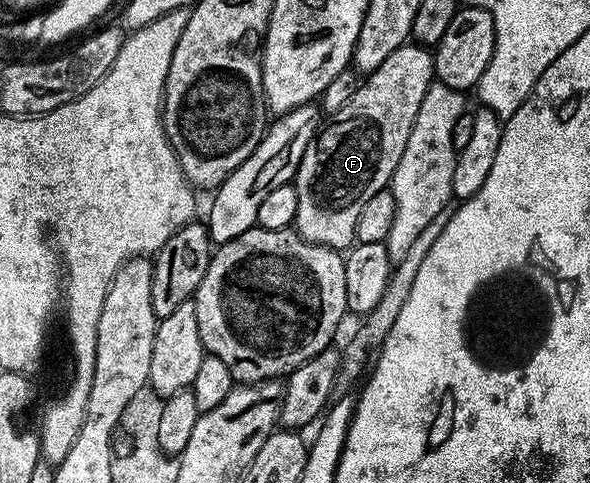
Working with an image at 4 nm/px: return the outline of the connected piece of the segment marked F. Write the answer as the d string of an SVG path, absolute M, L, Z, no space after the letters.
M419 44L399 46L394 52L390 52L390 56L386 56L386 60L382 60L373 74L367 75L366 81L358 86L353 98L340 110L339 117L329 121L332 123L328 127L325 125L317 133L306 148L294 179L298 192L294 229L301 238L341 252L347 251L356 242L358 216L362 216L362 208L370 204L371 198L378 196L378 192L385 190L391 183L394 168L398 168L398 160L402 160L406 140L410 140L414 116L418 116L422 96L426 96L433 81L433 51Z

